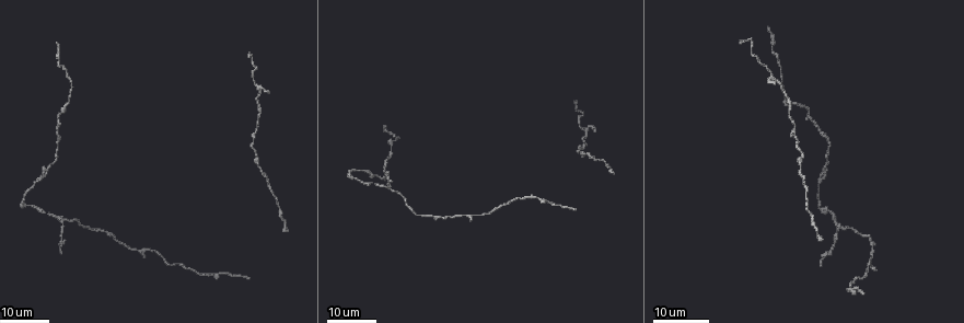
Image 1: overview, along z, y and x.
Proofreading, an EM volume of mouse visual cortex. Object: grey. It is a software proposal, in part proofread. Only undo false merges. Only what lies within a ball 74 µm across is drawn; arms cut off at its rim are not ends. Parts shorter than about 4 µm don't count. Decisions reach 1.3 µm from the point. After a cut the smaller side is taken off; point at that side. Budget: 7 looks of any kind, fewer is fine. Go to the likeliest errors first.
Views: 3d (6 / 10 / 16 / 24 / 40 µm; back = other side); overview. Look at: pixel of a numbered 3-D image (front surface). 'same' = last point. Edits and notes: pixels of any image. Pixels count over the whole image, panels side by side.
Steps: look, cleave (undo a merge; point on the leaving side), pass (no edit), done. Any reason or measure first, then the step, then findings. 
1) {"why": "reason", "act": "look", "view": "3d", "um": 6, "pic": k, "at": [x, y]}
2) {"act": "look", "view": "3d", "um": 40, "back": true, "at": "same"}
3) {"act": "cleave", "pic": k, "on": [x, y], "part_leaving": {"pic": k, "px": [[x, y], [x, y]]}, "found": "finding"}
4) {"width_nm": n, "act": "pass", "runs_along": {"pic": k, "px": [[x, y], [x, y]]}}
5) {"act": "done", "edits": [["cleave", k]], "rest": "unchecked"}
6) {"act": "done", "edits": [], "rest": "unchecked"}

{"why": "a fork", "act": "look", "view": "3d", "um": 24, "pic": 1, "at": [63, 223]}

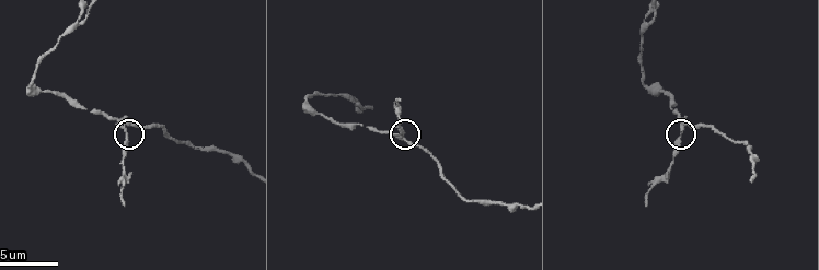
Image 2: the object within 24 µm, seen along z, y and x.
{"act": "look", "view": "3d", "um": 6, "pic": 2, "at": [683, 132]}

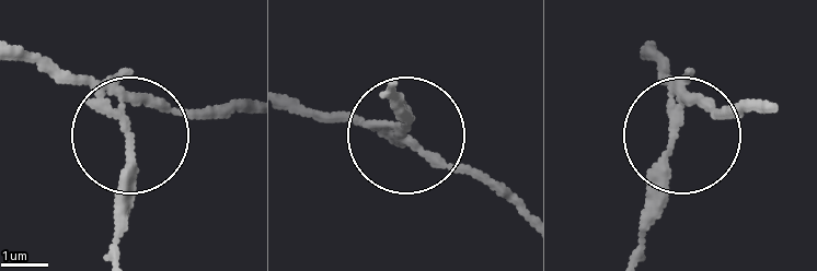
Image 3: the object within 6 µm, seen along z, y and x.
{"act": "look", "view": "3d", "um": 6, "back": true, "pic": 3, "at": [670, 127]}

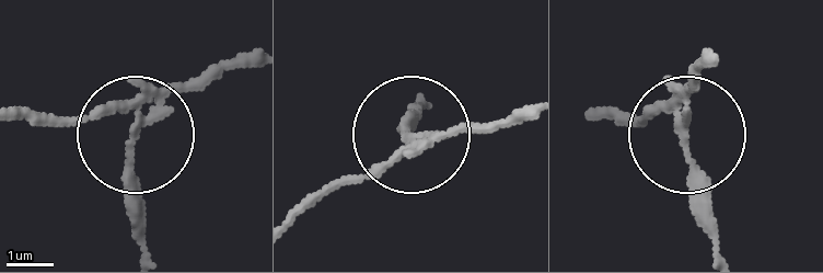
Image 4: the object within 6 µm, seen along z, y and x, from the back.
{"width_nm": 160, "act": "cleave", "pic": 4, "on": [132, 172], "part_leaving": {"pic": 4, "px": [[153, 109], [129, 163], [141, 246]]}, "found": "a second neuron is stuck on"}

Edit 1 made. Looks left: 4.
{"act": "look", "view": "overview"}

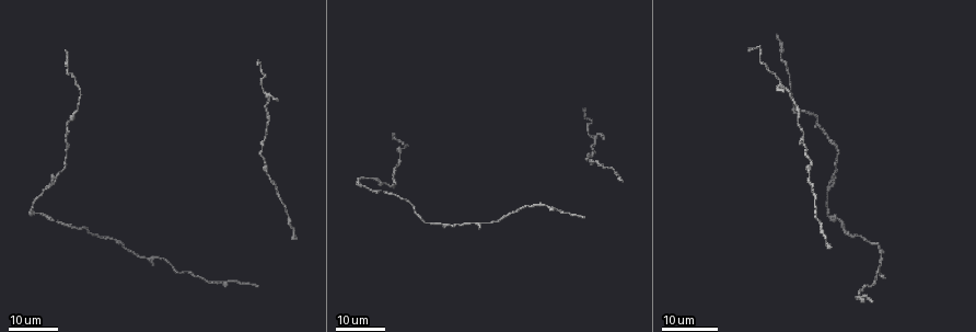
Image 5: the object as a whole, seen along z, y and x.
{"why": "sudden change in width", "act": "look", "view": "3d", "um": 24, "pic": 5, "at": [32, 210]}

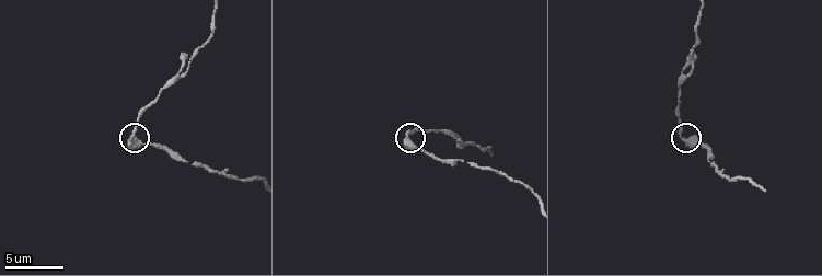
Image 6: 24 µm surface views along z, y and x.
{"act": "look", "view": "3d", "um": 6, "pic": 6, "at": [406, 133]}

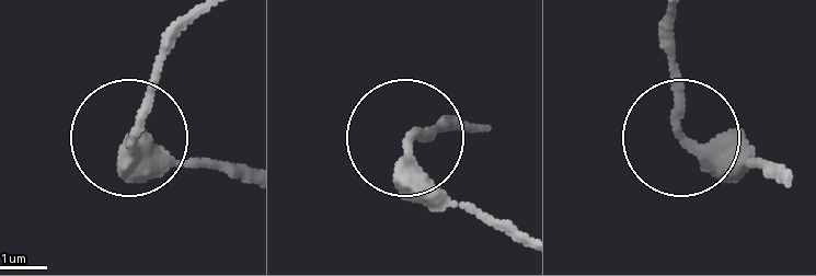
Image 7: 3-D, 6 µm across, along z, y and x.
{"act": "pass", "runs_along": {"pic": 7, "px": [[523, 233], [463, 209], [428, 177], [413, 135], [440, 130]]}, "found": "one neuron here"}

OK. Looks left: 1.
{"why": "calibre changes", "act": "look", "view": "3d", "um": 16, "pic": 6, "at": [183, 74]}

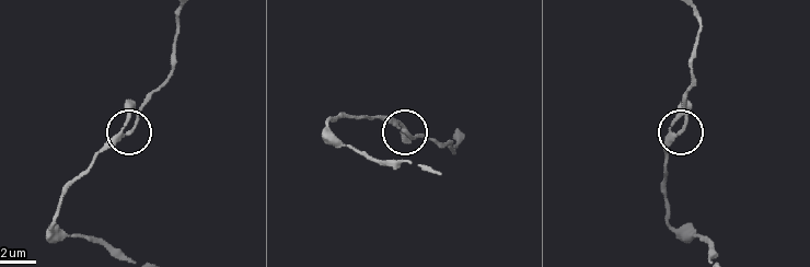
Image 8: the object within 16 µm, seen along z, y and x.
{"width_nm": 210, "act": "pass", "runs_along": {"pic": 8, "px": [[103, 247], [56, 232], [59, 199], [125, 138], [146, 95]]}, "found": "continuous, no second neuron"}

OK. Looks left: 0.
{"act": "done", "edits": [["cleave", 4]], "rest": "unchecked"}

